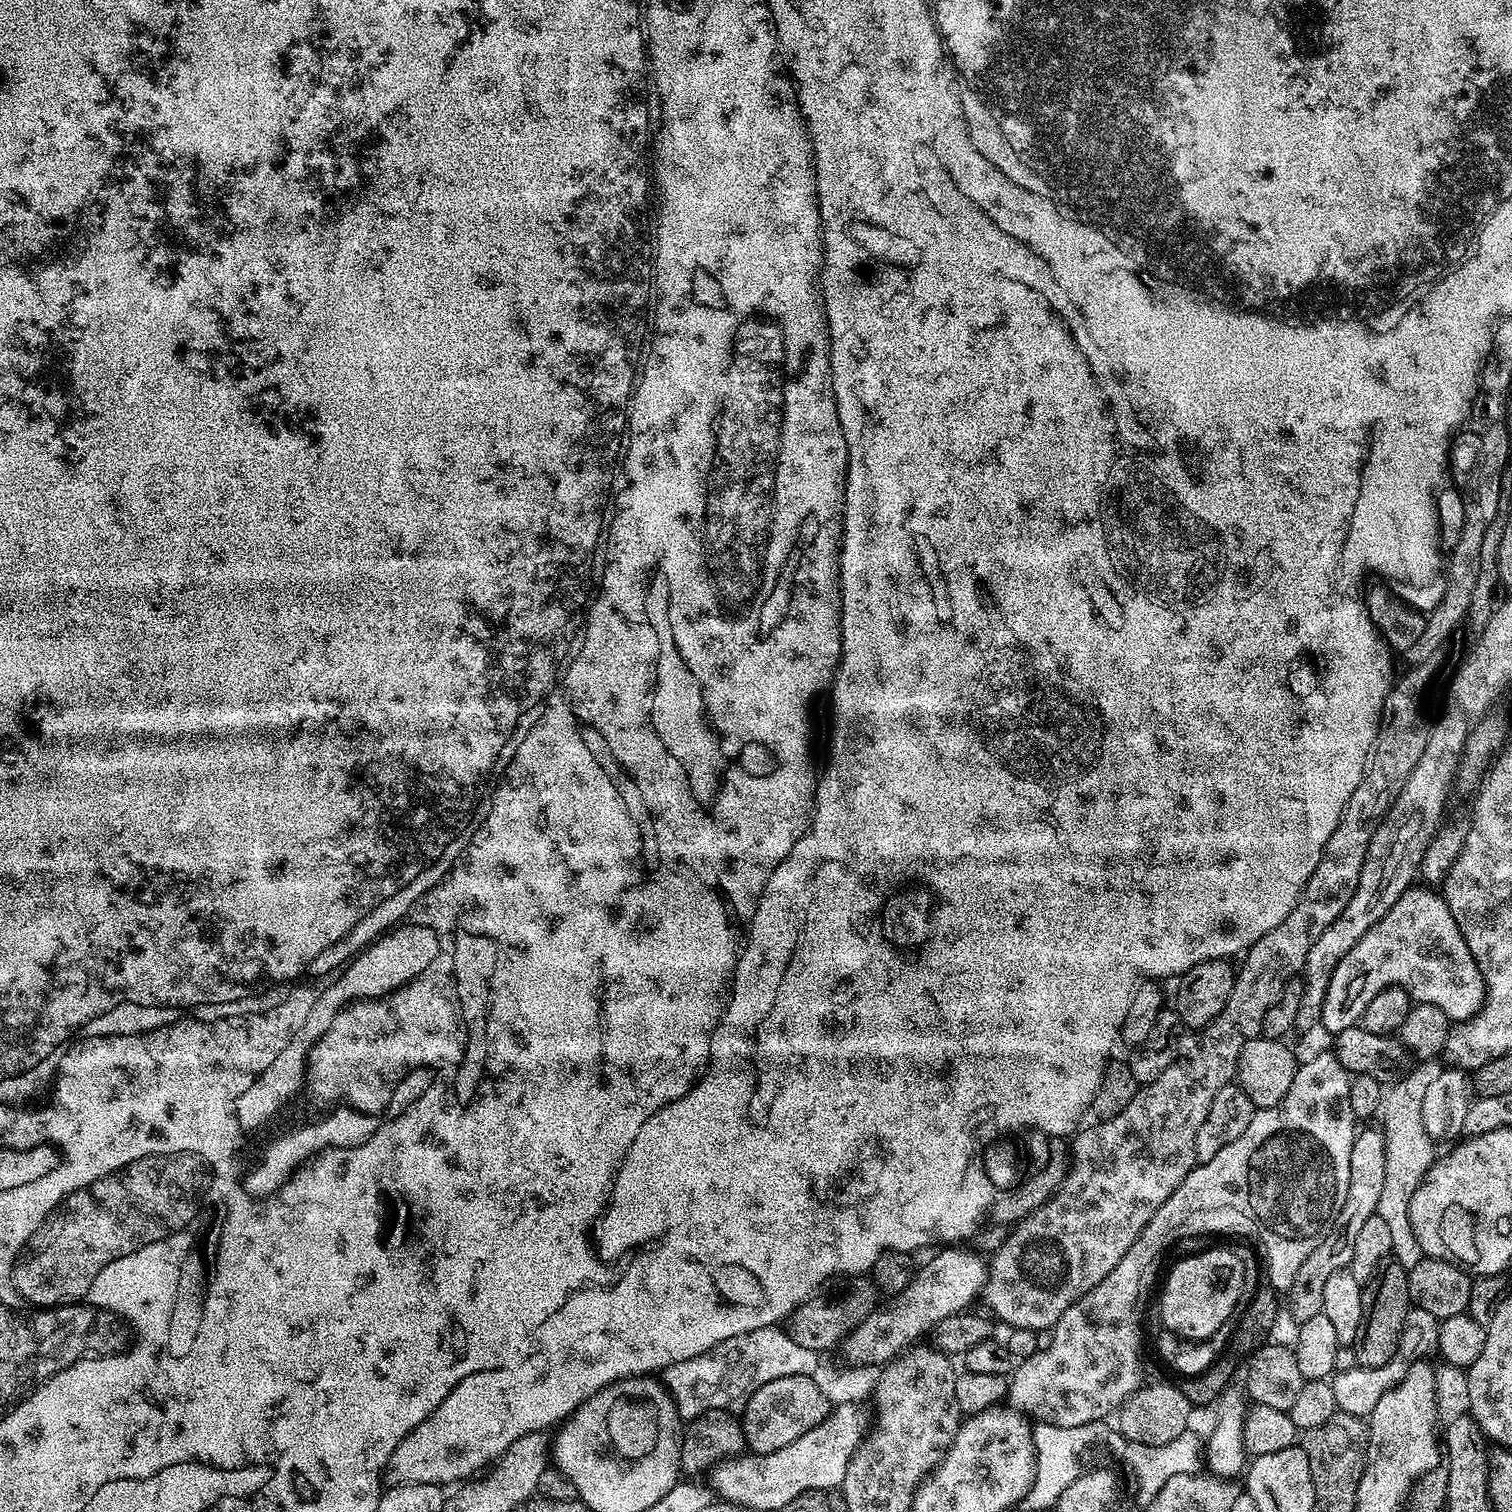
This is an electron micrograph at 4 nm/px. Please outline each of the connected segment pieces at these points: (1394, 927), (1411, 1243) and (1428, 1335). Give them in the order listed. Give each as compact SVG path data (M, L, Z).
M1423 887L1407 888L1402 898L1358 938L1354 950L1338 962L1319 1018L1329 1034L1353 1027L1366 1005L1387 988L1401 988L1417 1004L1438 1006L1450 1022L1468 1020L1480 1011L1484 979L1458 930L1458 922L1454 922L1443 895Z
M1421 1061L1416 1068L1405 1071L1400 1077L1387 1080L1381 1085L1381 1100L1379 1115L1386 1144L1385 1165L1383 1166L1384 1178L1382 1182L1381 1197L1378 1198L1376 1207L1377 1216L1385 1219L1386 1226L1391 1232L1391 1255L1404 1268L1413 1268L1419 1260L1423 1259L1423 1252L1417 1246L1409 1220L1410 1198L1414 1190L1424 1180L1425 1174L1432 1167L1436 1153L1434 1154L1434 1142L1425 1132L1422 1126L1421 1110L1423 1095L1427 1087L1438 1078L1442 1070L1439 1061Z
M1415 1306L1409 1307L1404 1323L1404 1333L1400 1339L1400 1345L1396 1351L1396 1357L1386 1366L1381 1368L1361 1368L1359 1366L1349 1366L1344 1372L1336 1372L1331 1377L1330 1383L1334 1390L1334 1402L1339 1411L1346 1414L1359 1416L1361 1418L1371 1417L1374 1406L1378 1406L1378 1398L1386 1394L1406 1378L1412 1365L1421 1358L1428 1358L1432 1352L1438 1349L1438 1330L1440 1321L1434 1314L1426 1314L1426 1310Z

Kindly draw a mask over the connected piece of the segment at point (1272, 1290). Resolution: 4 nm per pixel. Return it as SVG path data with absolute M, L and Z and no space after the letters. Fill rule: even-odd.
M1261 1282L1256 1288L1256 1293L1252 1296L1252 1301L1248 1305L1243 1305L1242 1311L1239 1313L1238 1319L1235 1321L1236 1329L1231 1329L1227 1344L1224 1345L1224 1351L1220 1353L1220 1357L1211 1364L1207 1373L1202 1376L1186 1376L1179 1381L1179 1388L1182 1394L1186 1394L1186 1398L1192 1404L1193 1409L1200 1410L1207 1404L1215 1405L1221 1399L1220 1395L1228 1388L1228 1379L1236 1372L1236 1363L1243 1361L1245 1358L1257 1352L1264 1344L1269 1343L1272 1327L1276 1324L1280 1312L1282 1316L1282 1300L1278 1295L1276 1287L1267 1282ZM1217 1399L1217 1400L1216 1400ZM1216 1400L1216 1401L1215 1401Z

